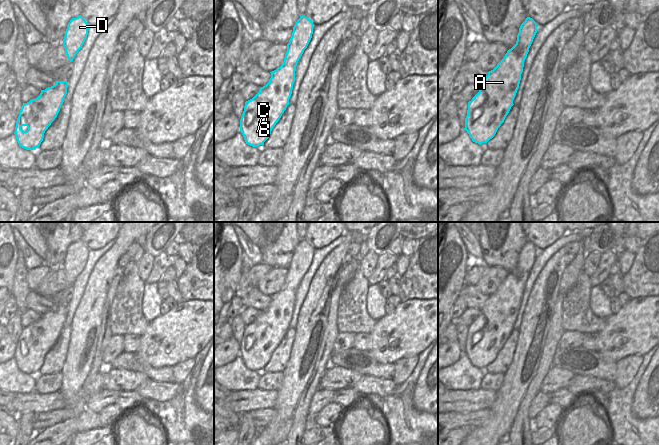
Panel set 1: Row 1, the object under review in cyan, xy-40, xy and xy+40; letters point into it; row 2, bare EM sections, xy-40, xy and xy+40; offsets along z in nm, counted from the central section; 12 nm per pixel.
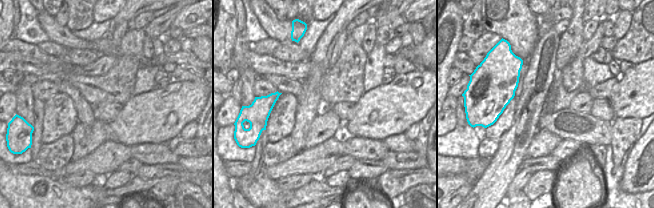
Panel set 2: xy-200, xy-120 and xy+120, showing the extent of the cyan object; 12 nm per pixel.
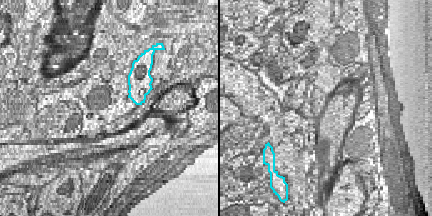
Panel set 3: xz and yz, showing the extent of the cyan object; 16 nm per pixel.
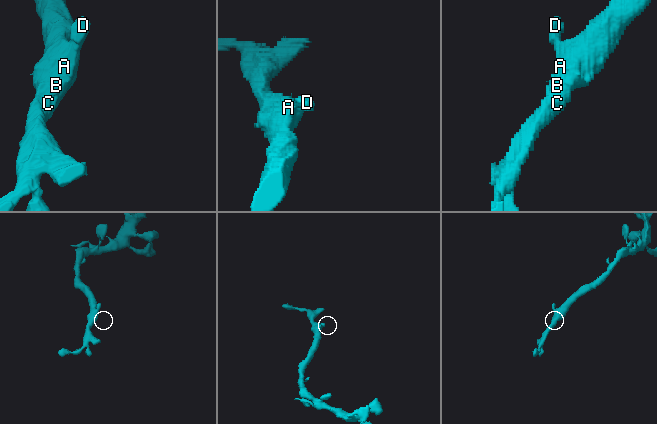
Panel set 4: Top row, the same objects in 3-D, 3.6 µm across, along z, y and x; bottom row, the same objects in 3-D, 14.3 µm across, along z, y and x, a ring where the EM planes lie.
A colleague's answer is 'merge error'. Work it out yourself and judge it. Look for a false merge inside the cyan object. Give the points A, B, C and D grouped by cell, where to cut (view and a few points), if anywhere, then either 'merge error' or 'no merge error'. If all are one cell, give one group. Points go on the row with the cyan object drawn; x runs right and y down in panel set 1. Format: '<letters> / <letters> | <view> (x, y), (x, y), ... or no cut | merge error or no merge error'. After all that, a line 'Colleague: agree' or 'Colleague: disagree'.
A B C D | no cut | no merge error
Colleague: disagree

